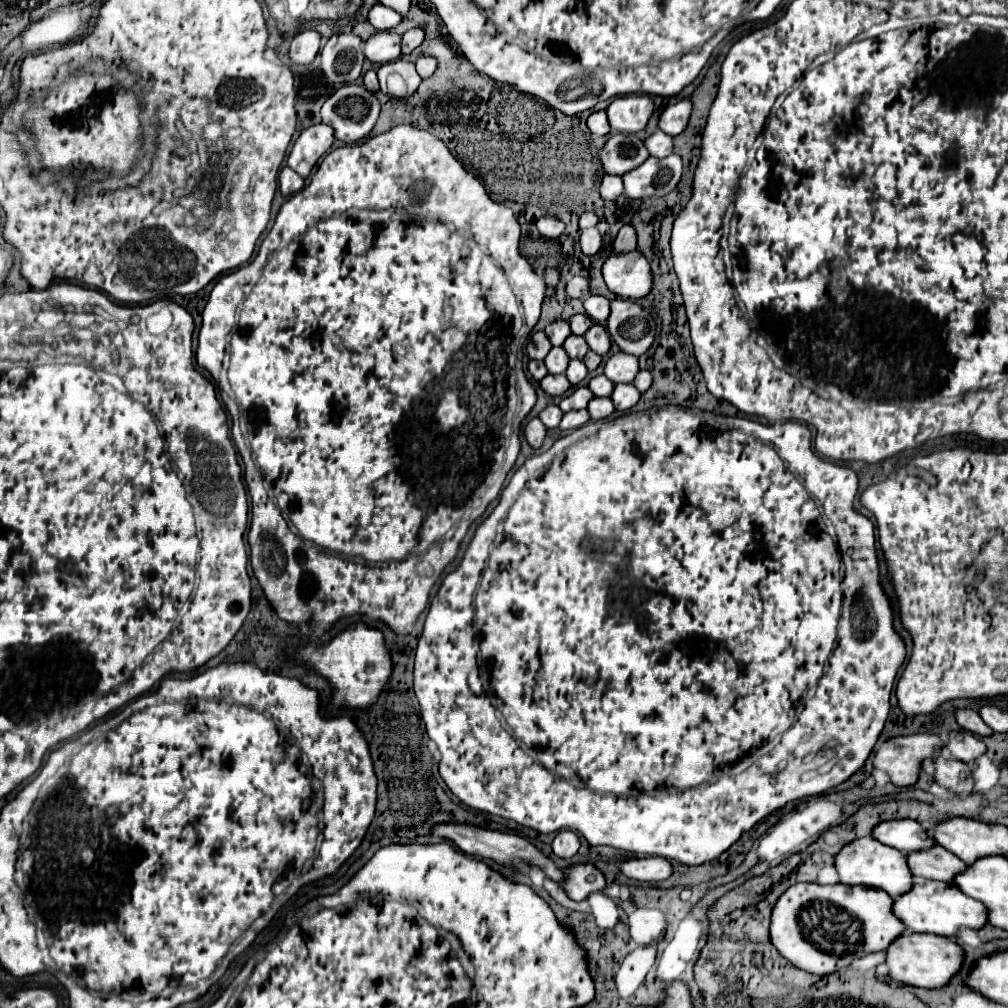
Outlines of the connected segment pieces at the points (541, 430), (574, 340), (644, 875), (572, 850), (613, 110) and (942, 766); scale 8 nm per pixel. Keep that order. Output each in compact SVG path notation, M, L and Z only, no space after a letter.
M540 418L528 420L528 424L524 426L524 438L526 438L526 442L532 448L540 448L544 436L546 436L546 426L540 422Z
M570 334L570 336L564 340L562 348L566 350L566 354L568 354L570 358L578 358L578 360L582 360L584 354L588 352L586 340L584 340L582 336L574 336L574 334Z
M630 858L620 864L620 872L638 882L658 882L672 874L672 866L666 858Z
M572 830L558 832L556 838L554 838L554 842L552 842L552 850L560 858L574 856L578 852L578 848L580 848L580 840L578 840L578 836Z
M618 96L606 110L612 132L624 134L640 132L652 112L654 102L648 96Z
M934 758L934 780L946 788L954 790L956 794L960 792L972 792L974 780L970 776L970 768L966 762L960 760L946 760L946 758Z

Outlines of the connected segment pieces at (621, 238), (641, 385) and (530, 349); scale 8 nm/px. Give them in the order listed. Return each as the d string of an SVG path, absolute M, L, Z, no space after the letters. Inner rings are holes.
M622 226L618 236L614 238L612 242L612 252L620 252L620 254L626 254L626 252L632 252L636 250L636 232L632 226Z
M640 370L638 374L636 374L636 378L634 378L634 382L632 382L640 392L646 392L648 388L650 388L650 384L652 384L652 374L648 372L648 370Z
M534 332L526 344L526 354L530 360L544 360L546 354L550 352L552 344L548 342L544 332Z

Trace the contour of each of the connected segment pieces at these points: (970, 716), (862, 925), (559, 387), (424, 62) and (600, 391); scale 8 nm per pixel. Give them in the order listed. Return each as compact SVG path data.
M958 708L958 710L954 710L954 718L956 718L958 726L968 730L968 732L974 732L974 734L980 734L980 736L990 736L992 734L992 730L982 722L978 712L972 712L968 708L964 708L964 710Z
M816 882L790 886L774 904L770 916L770 942L774 948L796 968L812 974L830 974L848 968L854 958L870 952L880 952L904 930L904 924L892 914L892 898L878 888L870 886L846 886L830 884L822 886Z
M548 374L548 376L544 376L544 378L540 380L540 386L542 386L542 390L544 390L546 394L550 394L550 396L562 396L562 394L570 388L568 378L566 378L564 374L558 374L558 376Z
M418 58L416 60L416 72L420 74L420 78L430 78L436 70L436 60L434 58Z
M596 376L590 380L588 388L594 392L594 396L610 396L614 384L606 376Z

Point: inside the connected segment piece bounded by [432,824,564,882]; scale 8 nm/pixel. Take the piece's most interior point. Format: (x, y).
(504, 848)

